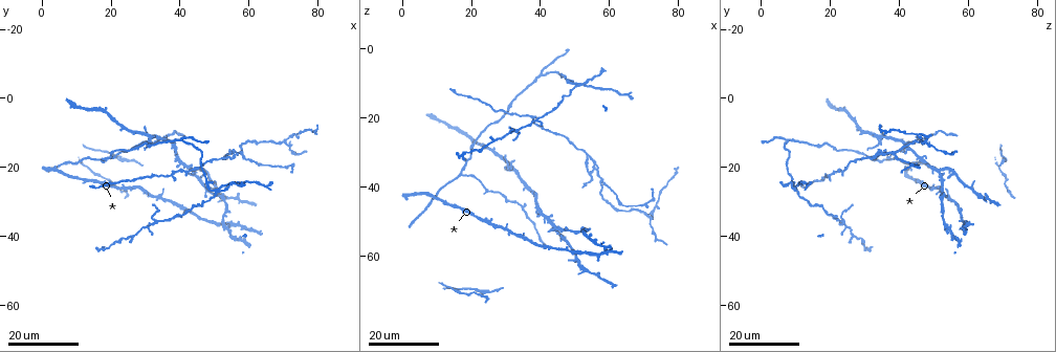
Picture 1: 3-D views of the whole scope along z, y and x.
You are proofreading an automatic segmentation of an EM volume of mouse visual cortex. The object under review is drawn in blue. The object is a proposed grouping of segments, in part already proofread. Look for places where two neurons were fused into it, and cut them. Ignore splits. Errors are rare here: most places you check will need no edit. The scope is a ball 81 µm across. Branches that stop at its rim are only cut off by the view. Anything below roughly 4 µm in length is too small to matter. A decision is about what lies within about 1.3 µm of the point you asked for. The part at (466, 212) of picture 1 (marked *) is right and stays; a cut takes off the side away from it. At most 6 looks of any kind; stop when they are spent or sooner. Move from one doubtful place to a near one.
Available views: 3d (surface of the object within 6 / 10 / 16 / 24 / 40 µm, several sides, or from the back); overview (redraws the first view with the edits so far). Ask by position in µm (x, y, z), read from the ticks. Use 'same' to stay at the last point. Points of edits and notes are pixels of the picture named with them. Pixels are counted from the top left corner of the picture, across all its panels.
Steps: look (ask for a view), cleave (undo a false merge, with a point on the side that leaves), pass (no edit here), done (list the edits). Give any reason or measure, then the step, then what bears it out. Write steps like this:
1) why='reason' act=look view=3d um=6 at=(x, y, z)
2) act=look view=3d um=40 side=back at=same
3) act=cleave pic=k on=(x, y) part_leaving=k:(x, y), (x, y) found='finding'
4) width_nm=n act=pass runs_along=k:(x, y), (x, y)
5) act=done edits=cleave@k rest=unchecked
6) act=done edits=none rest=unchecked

why='four-way junction' act=look view=3d um=24 at=(32.5, 35.5, 24.0)

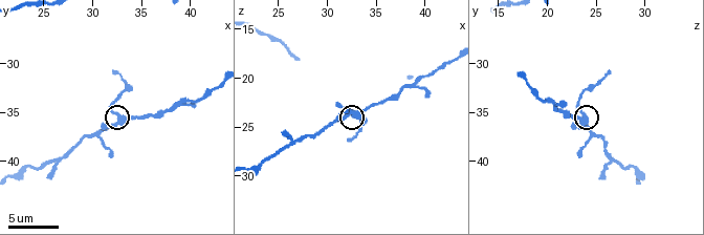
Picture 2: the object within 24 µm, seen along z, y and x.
act=look view=3d um=6 at=(32.8, 36.0, 23.6)

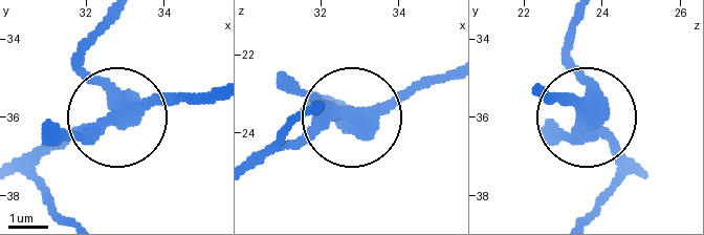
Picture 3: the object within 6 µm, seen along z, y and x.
side_arm_um=8 act=pass runs_along=3:(543, 90), (589, 110), (569, 44) found='continuous, no second neuron'

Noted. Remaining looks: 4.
why='looks like a crossing' act=look view=3d um=24 at=(50.5, 26.5, 9.5)

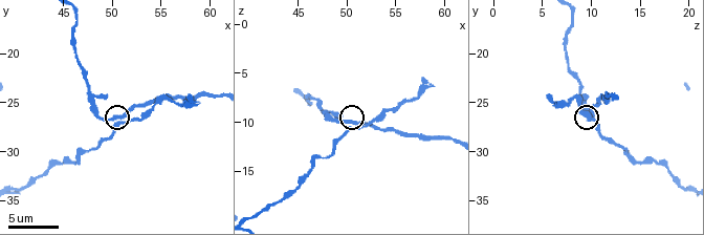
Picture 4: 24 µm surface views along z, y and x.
act=look view=3d um=6 at=(51.0, 26.4, 10.0)

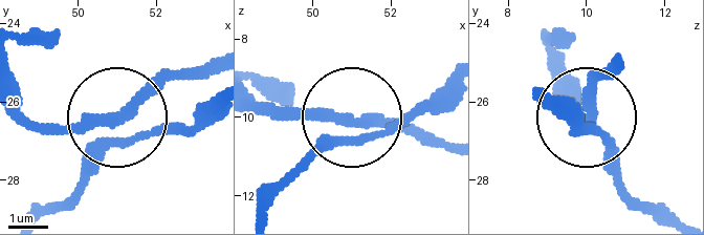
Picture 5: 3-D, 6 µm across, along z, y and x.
side_arm_um=19 act=pass runs_along=5:(24, 115), (94, 126), (134, 112), (192, 69) found='continuous, no second neuron'

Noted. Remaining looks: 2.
why='three-way junction' act=look view=3d um=24 at=(70.0, 12.0, 48.0)

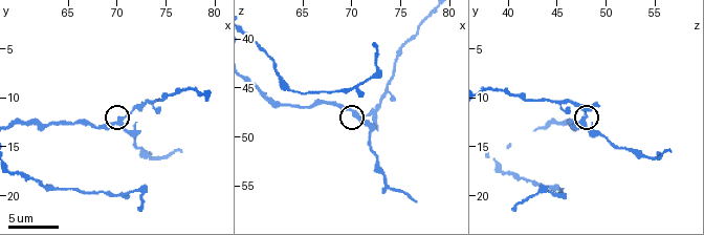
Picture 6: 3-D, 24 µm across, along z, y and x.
why='closer look' act=look view=3d um=6 at=(70.4, 12.6, 47.6)

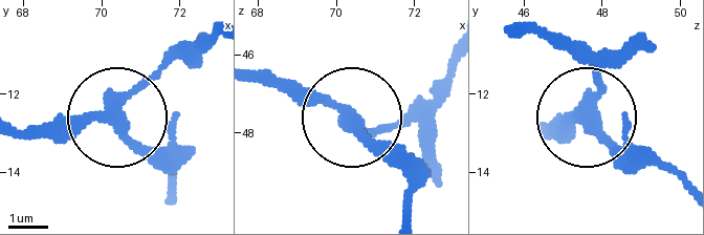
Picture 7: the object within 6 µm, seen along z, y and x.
arms=3 act=pass found='one neuron here'

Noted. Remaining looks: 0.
act=done edits=none rest=unchecked

